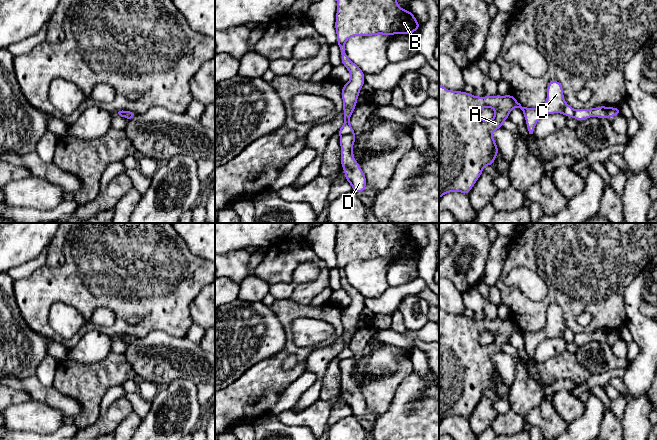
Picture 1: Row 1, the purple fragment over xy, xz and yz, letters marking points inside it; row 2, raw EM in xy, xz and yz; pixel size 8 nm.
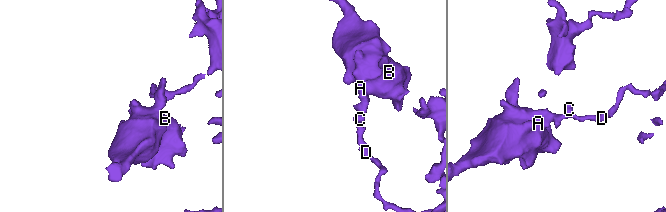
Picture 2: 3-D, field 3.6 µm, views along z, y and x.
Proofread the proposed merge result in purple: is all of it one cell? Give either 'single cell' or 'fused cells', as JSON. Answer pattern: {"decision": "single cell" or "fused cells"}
{"decision": "fused cells"}

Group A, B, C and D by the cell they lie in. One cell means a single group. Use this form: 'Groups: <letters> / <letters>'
Groups: A B C / D

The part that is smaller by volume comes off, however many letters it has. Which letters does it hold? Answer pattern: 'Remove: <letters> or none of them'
Remove: A, B, C

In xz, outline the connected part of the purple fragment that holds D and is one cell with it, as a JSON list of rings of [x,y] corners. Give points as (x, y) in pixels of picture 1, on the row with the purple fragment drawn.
[[[355,132],[340,137],[341,145],[341,167],[346,172],[344,179],[352,185],[352,191],[363,193],[367,185],[366,177],[360,165],[353,157],[352,149],[356,139]]]

